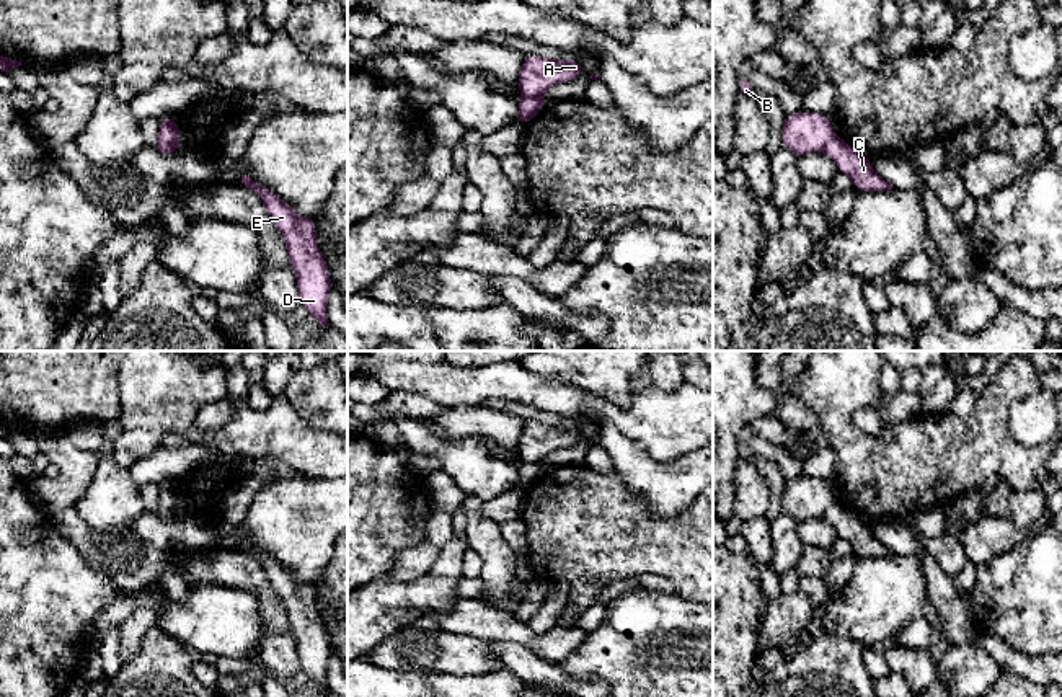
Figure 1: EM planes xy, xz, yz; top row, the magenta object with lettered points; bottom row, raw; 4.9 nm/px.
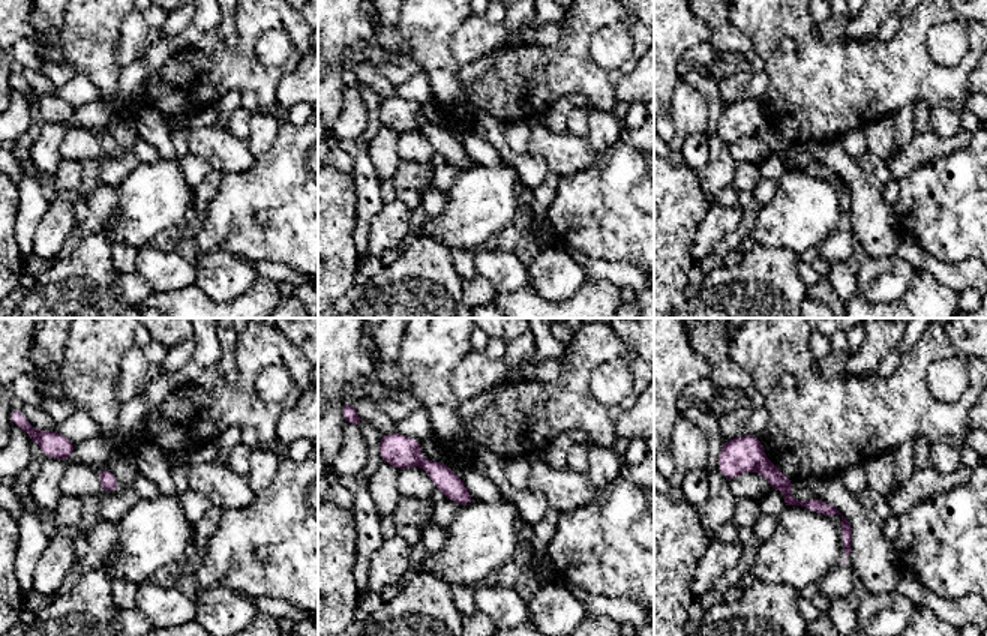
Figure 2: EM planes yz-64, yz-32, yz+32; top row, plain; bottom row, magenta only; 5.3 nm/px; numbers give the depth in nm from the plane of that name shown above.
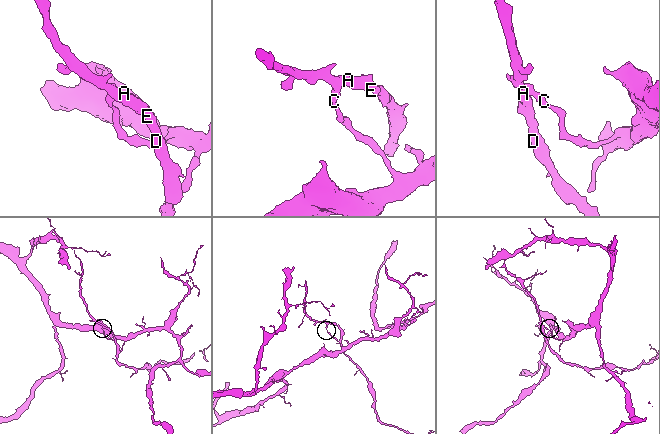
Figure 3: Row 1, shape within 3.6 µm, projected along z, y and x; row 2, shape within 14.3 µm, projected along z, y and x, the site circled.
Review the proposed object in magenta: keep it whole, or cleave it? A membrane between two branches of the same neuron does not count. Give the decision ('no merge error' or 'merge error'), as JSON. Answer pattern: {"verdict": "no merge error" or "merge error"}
{"verdict": "merge error"}

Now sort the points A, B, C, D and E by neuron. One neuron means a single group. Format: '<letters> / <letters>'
A B D E / C

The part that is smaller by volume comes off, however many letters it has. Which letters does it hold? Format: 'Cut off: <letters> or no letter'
Cut off: A, B, D, E

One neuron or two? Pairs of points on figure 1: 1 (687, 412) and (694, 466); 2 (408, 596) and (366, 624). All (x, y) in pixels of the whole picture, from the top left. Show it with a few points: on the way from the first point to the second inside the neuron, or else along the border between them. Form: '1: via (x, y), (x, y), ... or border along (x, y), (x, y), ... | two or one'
1: border along (695, 448), (674, 457), (654, 459) | two
2: via (398, 603), (387, 604), (376, 614) | one

